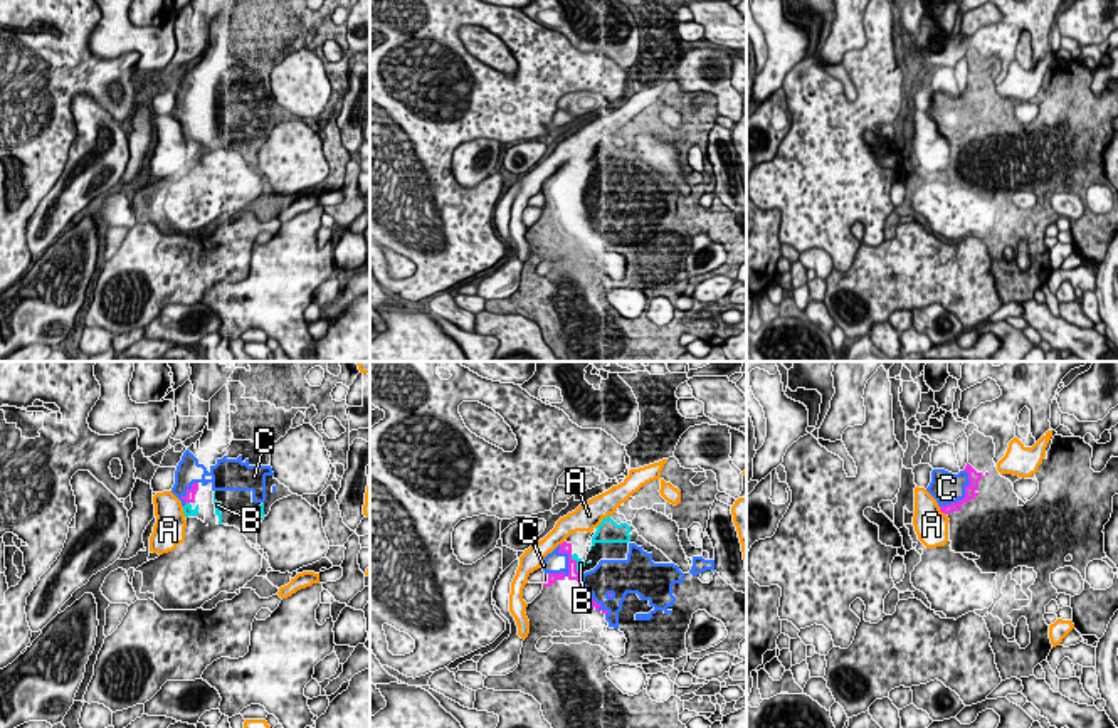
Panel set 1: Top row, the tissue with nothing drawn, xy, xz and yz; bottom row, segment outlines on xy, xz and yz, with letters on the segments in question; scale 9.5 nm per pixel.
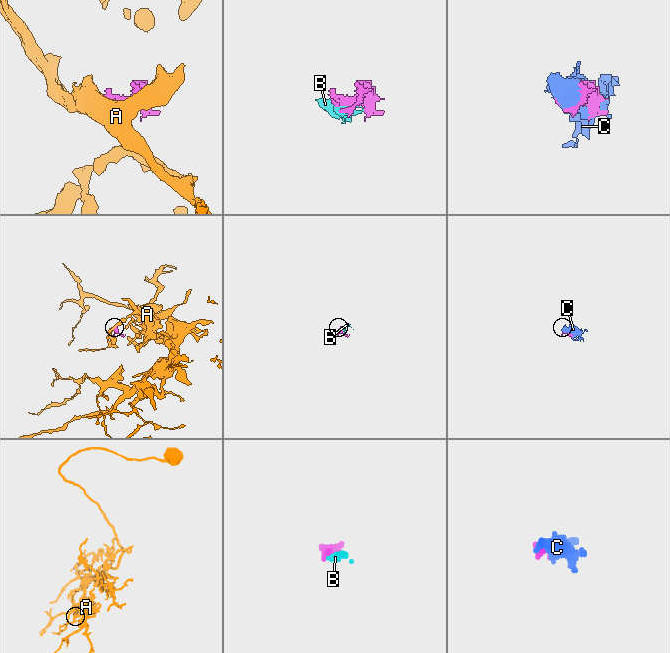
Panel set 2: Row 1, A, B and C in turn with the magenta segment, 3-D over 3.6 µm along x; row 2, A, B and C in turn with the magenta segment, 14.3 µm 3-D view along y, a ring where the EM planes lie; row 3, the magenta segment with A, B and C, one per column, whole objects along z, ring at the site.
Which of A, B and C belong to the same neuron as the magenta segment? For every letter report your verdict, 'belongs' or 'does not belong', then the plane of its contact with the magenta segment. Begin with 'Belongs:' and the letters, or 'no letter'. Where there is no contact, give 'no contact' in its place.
Belongs: B, C
A: does not belong; contact in yz
B: belongs; contact in xz
C: belongs; contact in xz

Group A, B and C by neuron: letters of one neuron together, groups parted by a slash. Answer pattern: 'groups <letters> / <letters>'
groups A / B C

